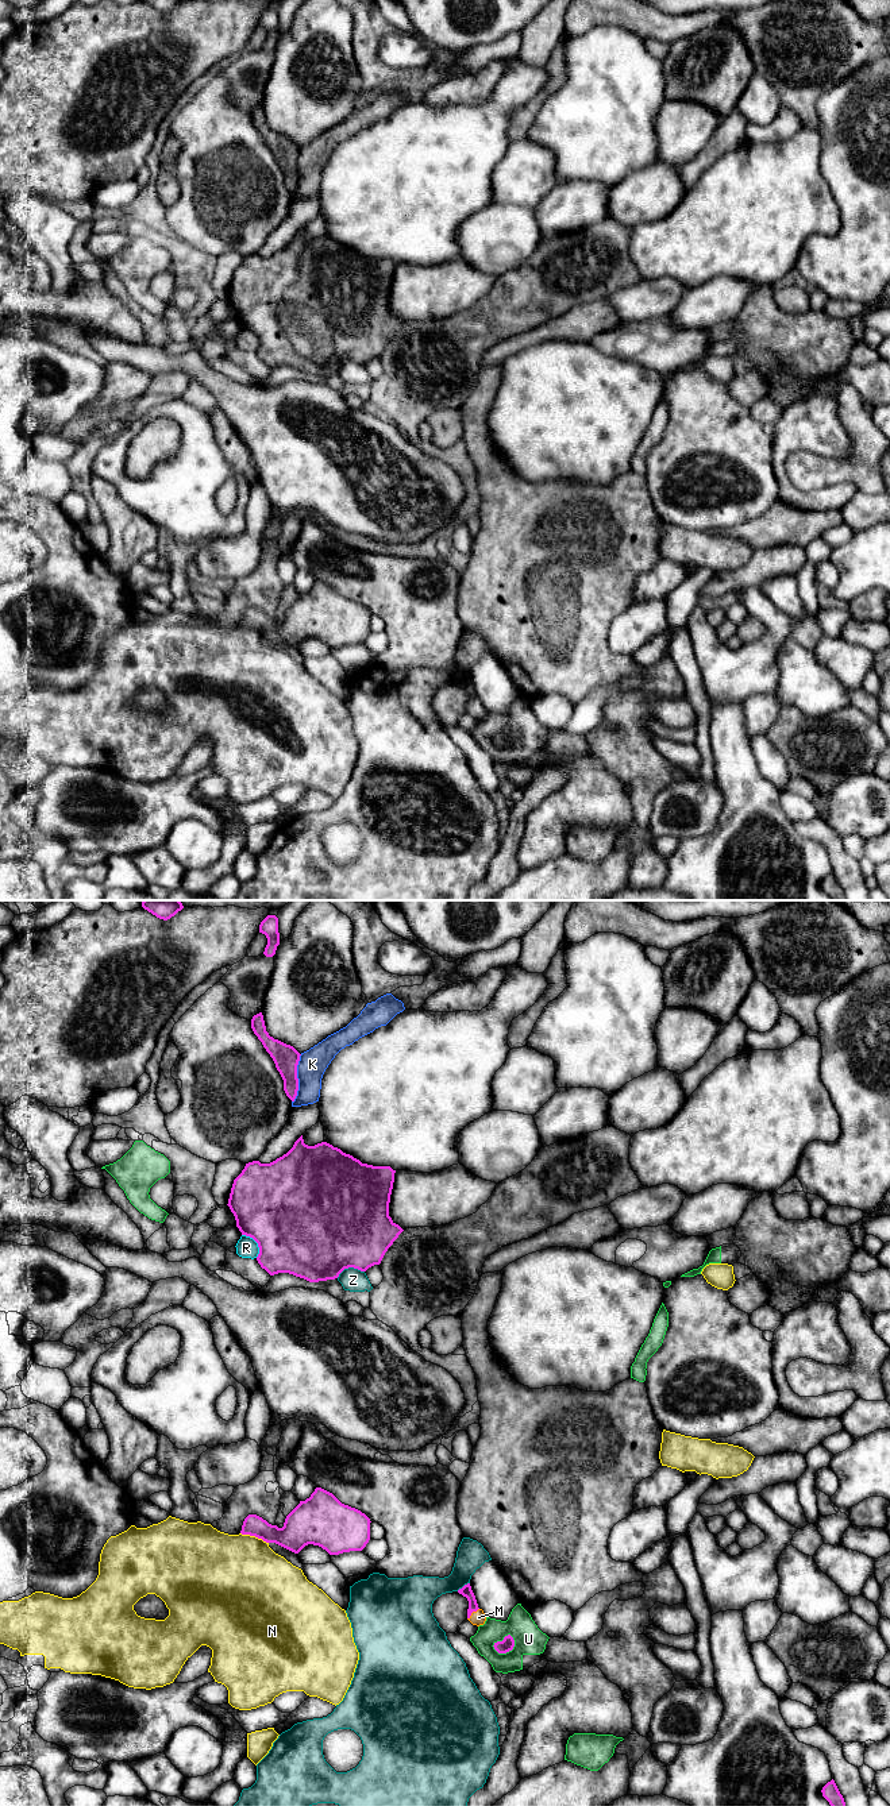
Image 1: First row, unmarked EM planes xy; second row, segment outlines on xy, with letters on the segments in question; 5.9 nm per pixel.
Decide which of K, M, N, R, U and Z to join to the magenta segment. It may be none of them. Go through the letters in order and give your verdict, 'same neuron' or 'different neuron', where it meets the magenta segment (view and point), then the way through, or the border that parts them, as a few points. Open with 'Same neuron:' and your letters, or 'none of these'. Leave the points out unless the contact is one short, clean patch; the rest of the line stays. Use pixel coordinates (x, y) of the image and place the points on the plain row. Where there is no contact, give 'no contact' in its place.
Same neuron: M
K: different neuron | xy (297, 172)
M: same neuron | xy (472, 705) | across xy (466, 683), (472, 691), (472, 705), (478, 710)
N: different neuron | xy (254, 628)
R: different neuron | xy (257, 335)
U: different neuron | xy (504, 732)
Z: different neuron | xy (350, 359)

